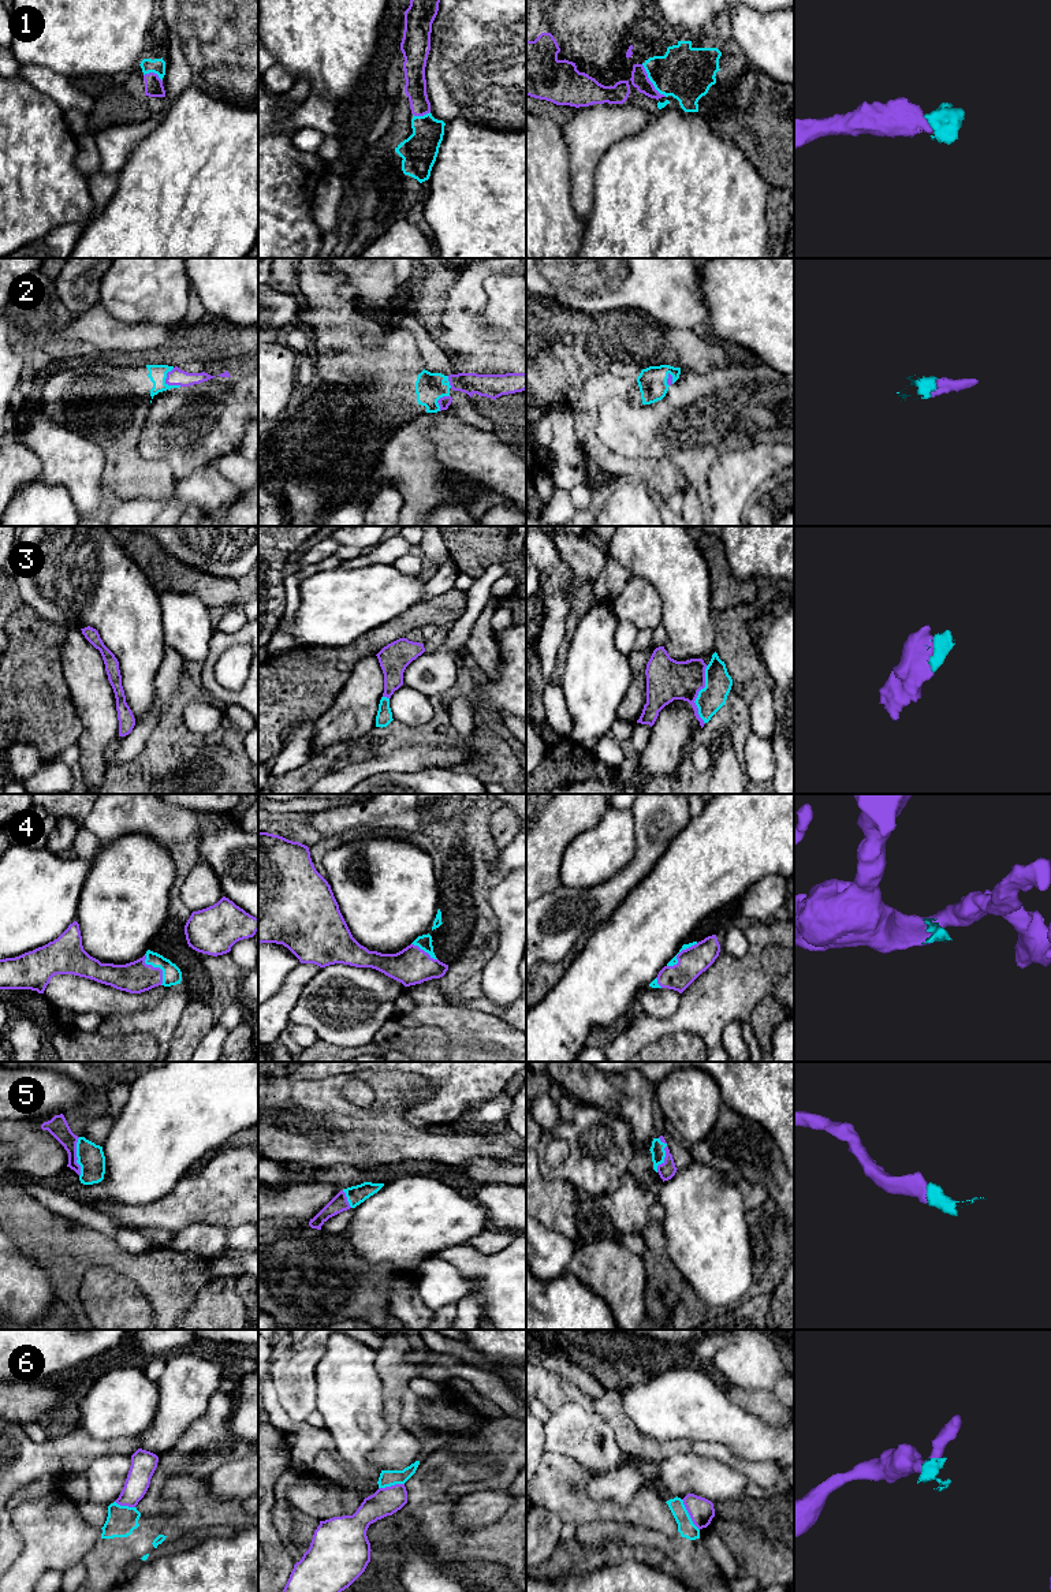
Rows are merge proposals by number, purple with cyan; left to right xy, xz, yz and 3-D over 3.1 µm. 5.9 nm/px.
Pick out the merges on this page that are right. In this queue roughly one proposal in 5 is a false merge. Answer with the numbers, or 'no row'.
1, 2, 3, 4, 5

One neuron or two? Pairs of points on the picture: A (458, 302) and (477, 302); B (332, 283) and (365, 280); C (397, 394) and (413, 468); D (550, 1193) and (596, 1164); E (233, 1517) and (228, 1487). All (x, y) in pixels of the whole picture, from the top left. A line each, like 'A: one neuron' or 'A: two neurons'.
A: one neuron
B: two neurons
C: two neurons
D: two neurons
E: two neurons

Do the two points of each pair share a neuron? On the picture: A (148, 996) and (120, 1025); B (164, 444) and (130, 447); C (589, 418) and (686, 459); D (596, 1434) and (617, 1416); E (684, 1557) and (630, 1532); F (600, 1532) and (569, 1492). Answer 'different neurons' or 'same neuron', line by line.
A: different neurons
B: different neurons
C: different neurons
D: different neurons
E: same neuron
F: different neurons

